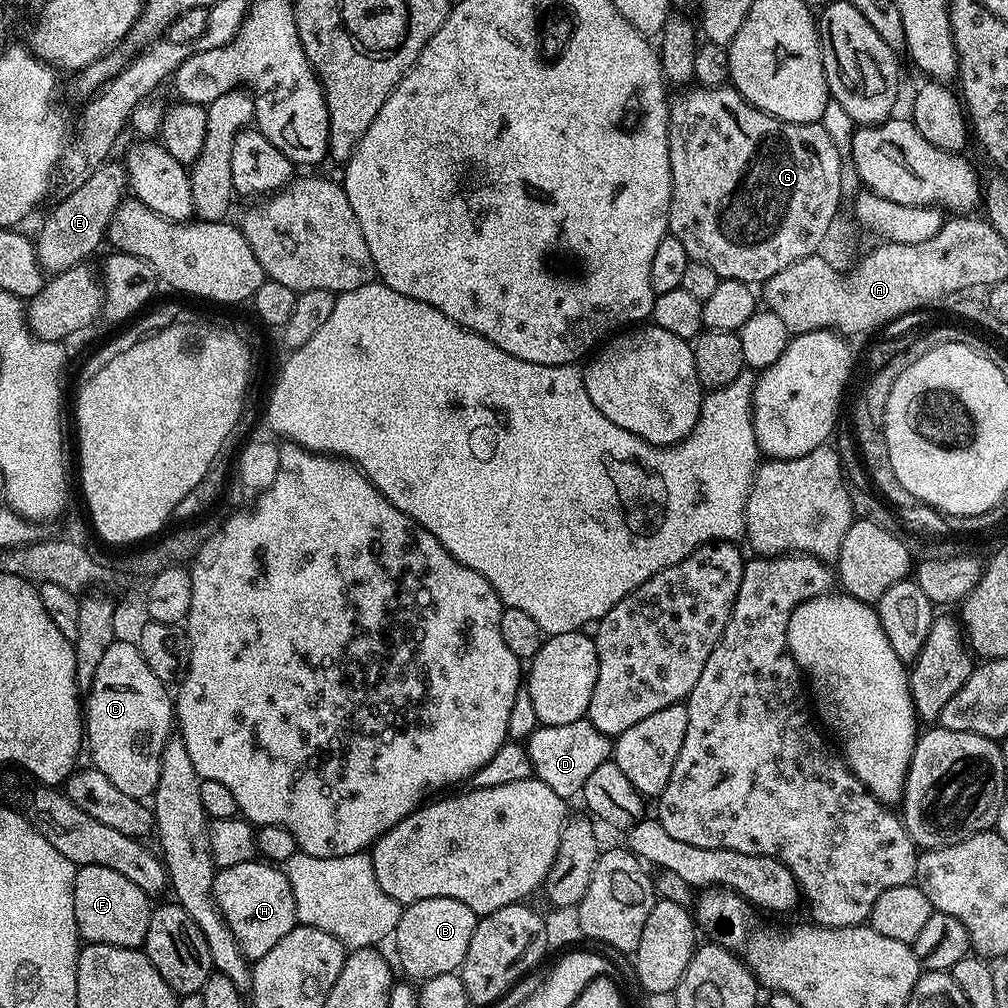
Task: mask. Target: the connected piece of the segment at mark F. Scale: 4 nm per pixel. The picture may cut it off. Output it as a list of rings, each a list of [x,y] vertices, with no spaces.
[[[79,865],[74,878],[74,918],[81,941],[106,946],[143,949],[153,901],[130,878],[106,866]]]

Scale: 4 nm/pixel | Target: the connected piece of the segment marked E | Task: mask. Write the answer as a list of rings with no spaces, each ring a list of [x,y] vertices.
[[[103,163],[85,181],[75,185],[74,190],[47,216],[39,234],[36,234],[36,253],[45,273],[55,274],[72,269],[87,261],[88,256],[100,244],[103,245],[109,222],[125,199],[128,188],[127,169],[121,163],[112,163]]]

